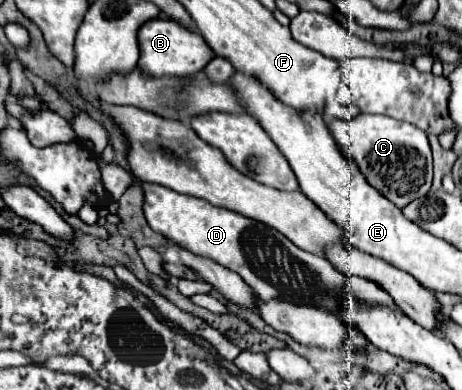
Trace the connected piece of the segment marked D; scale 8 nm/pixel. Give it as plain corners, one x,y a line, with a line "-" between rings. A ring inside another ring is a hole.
144,183
144,215
152,231
160,233
168,241
178,243
190,253
208,257
218,265
242,275
242,279
254,287
260,299
314,303
314,307
322,307
338,315
342,303
346,303
346,297
354,297
370,305
386,305
392,311
398,311
390,295
386,295
386,291
382,291
382,287
376,283
370,283
370,279
342,275
342,271
334,271
334,267
330,267
326,257
302,251
280,231
274,231
268,225
234,211
216,207
204,199
176,193
158,183

